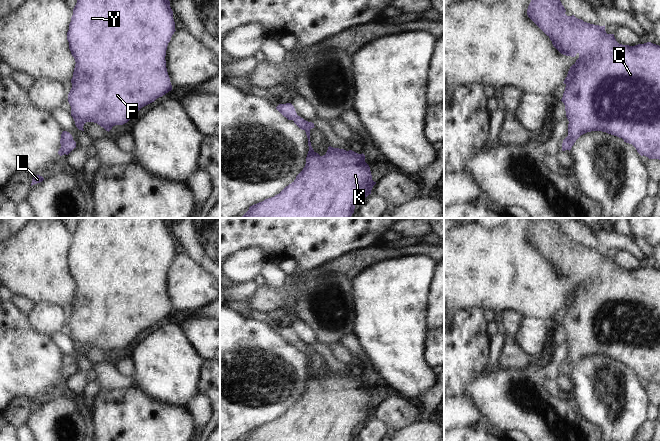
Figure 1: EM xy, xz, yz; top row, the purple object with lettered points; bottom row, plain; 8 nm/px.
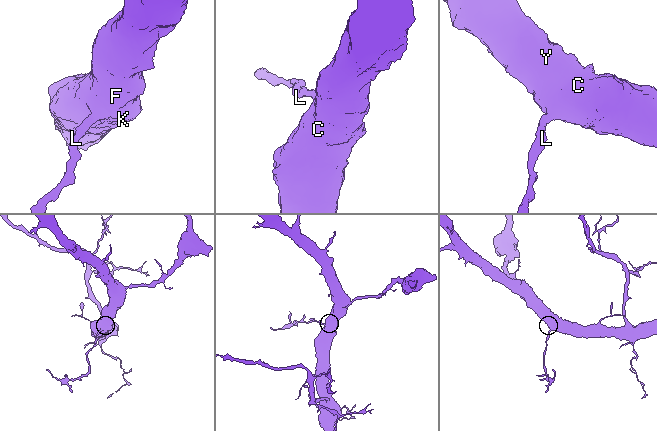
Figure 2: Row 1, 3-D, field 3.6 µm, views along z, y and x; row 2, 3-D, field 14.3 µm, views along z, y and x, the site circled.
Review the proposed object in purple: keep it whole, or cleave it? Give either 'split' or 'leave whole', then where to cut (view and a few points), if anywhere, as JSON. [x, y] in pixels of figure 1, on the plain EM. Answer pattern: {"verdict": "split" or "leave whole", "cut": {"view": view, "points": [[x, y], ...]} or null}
{"verdict": "leave whole", "cut": null}

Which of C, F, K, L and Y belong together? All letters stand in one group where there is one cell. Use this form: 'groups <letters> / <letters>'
groups C F K L Y

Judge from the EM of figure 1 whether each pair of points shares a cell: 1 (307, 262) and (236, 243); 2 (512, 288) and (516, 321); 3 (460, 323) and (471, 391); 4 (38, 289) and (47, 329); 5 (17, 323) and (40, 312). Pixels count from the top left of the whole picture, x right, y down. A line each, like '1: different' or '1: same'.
1: same
2: different
3: different
4: different
5: different

